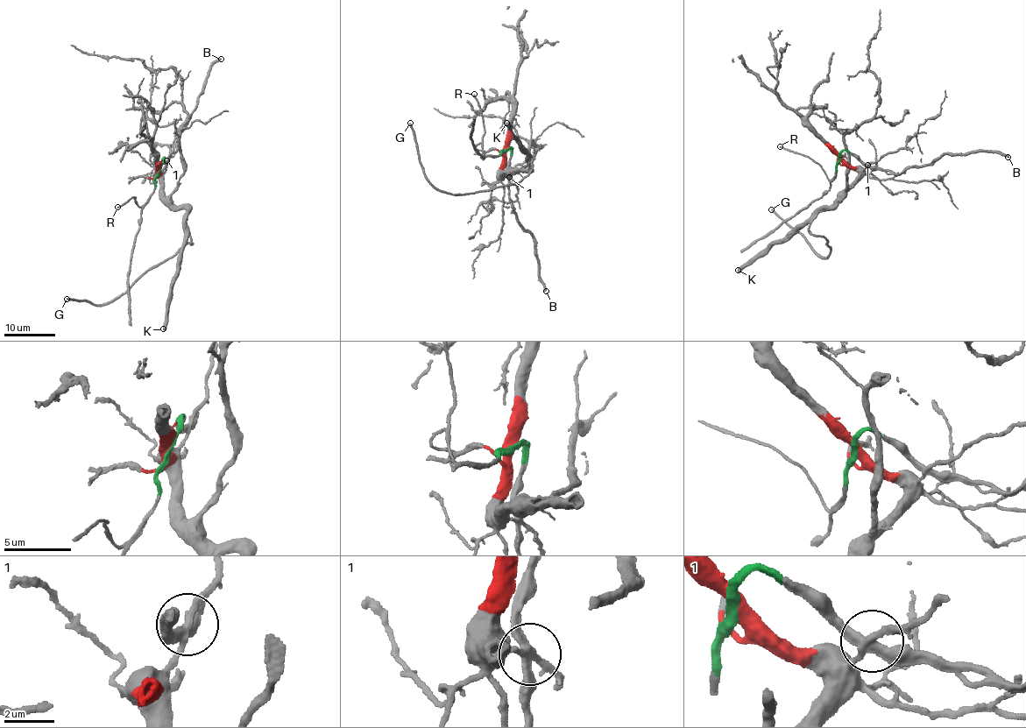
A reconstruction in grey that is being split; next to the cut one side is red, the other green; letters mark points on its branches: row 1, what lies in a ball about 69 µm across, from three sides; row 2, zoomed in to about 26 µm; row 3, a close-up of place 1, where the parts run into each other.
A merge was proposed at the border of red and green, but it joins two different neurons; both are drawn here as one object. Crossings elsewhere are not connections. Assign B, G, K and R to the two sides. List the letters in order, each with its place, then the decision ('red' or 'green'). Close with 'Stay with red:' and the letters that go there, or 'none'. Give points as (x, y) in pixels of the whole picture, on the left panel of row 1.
B: at (221, 59); green
G: at (67, 299); red
K: at (163, 328); red
R: at (117, 207); green
Stay with red: G, K

